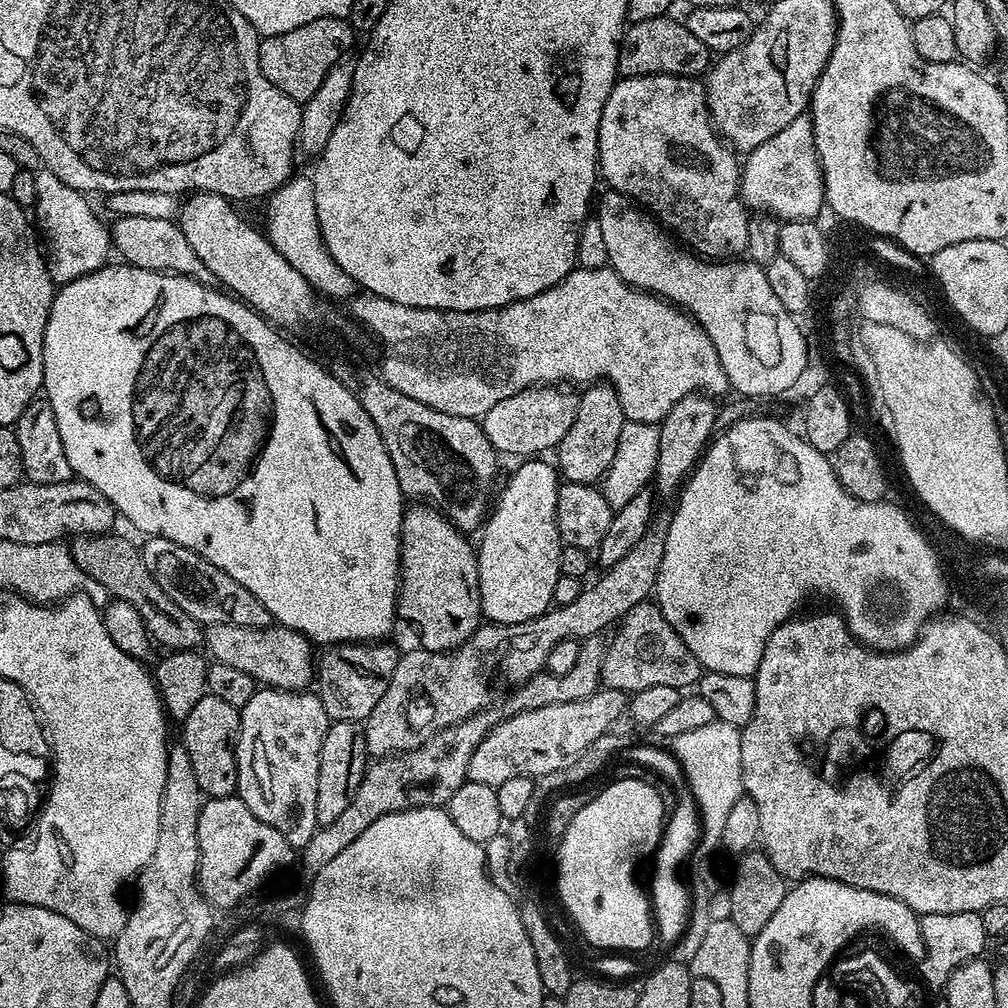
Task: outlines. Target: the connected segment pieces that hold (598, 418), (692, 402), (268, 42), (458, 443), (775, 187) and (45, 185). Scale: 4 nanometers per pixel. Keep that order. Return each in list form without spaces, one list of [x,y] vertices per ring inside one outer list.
[[[607,382],[589,384],[579,393],[578,414],[566,438],[554,449],[555,463],[558,472],[569,484],[599,485],[614,462],[614,454],[618,454],[618,438],[625,426],[622,402],[618,402],[618,394]]]
[[[693,394],[666,414],[658,427],[658,462],[654,477],[654,488],[657,493],[664,496],[675,497],[683,489],[687,479],[692,474],[693,468],[700,462],[714,433],[717,431],[716,414],[718,404],[713,397],[707,394]]]
[[[331,16],[314,18],[314,22],[306,22],[306,26],[298,26],[298,30],[286,30],[286,34],[263,37],[258,46],[262,74],[291,100],[309,100],[314,90],[322,86],[322,78],[347,57],[344,55],[352,48],[352,36],[354,29],[347,19]]]
[[[372,374],[372,376],[365,378],[364,389],[359,389],[358,395],[362,402],[362,410],[366,410],[366,414],[370,414],[370,422],[374,422],[374,426],[378,430],[378,434],[382,438],[386,450],[390,454],[390,462],[394,462],[394,470],[398,474],[400,489],[404,492],[405,497],[412,499],[413,496],[413,498],[416,499],[413,501],[423,502],[425,505],[435,508],[436,511],[441,512],[445,518],[451,520],[453,526],[459,528],[461,532],[472,534],[472,531],[474,531],[473,533],[475,533],[477,529],[485,523],[486,517],[490,512],[490,500],[488,504],[488,487],[496,480],[496,459],[498,459],[496,447],[492,445],[490,438],[486,438],[481,421],[470,416],[446,414],[442,410],[434,410],[422,402],[414,402],[414,398],[406,398],[406,394],[398,394],[398,390],[394,390],[389,384],[384,383],[379,375],[376,374]]]
[[[807,115],[794,118],[790,126],[782,126],[774,138],[766,138],[762,146],[753,148],[742,160],[742,175],[740,178],[740,198],[749,209],[760,214],[786,220],[816,220],[820,211],[825,211],[824,175],[820,169],[820,159],[814,146],[814,130],[812,121]]]
[[[47,170],[36,172],[36,185],[38,194],[34,205],[34,220],[46,245],[48,273],[53,285],[69,284],[109,263],[110,228],[107,223],[100,222],[99,214],[88,205],[89,197],[66,186],[66,182]]]

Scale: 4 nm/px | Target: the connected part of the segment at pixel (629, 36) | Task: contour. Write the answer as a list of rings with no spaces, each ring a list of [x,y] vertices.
[[[659,16],[629,25],[621,40],[618,74],[622,78],[640,76],[701,77],[711,65],[712,53],[684,24],[672,16]]]

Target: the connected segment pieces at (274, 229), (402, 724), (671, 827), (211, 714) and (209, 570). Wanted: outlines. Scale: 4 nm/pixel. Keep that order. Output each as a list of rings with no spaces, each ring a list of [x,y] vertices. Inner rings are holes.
[[[293,175],[287,184],[267,197],[266,204],[268,204],[268,209],[264,212],[265,225],[263,224],[263,227],[266,229],[267,238],[276,247],[278,254],[282,254],[282,258],[286,258],[286,262],[290,262],[290,266],[294,266],[294,270],[298,270],[298,274],[302,274],[302,278],[306,278],[321,297],[334,296],[338,300],[344,298],[346,300],[357,295],[358,285],[354,282],[354,278],[350,278],[346,274],[346,270],[342,270],[342,266],[338,266],[338,262],[334,262],[330,250],[326,250],[324,245],[318,222],[318,210],[314,206],[314,186],[311,175]]]
[[[671,509],[657,511],[653,515],[646,534],[642,534],[634,550],[630,550],[630,554],[626,554],[622,562],[601,571],[599,573],[601,576],[589,588],[588,585],[581,587],[578,598],[574,598],[574,602],[553,607],[538,618],[526,622],[481,623],[466,643],[450,652],[431,652],[419,646],[413,647],[413,652],[405,651],[401,655],[398,666],[394,666],[394,678],[390,678],[390,686],[386,686],[386,694],[382,694],[378,706],[374,706],[374,710],[370,710],[368,719],[363,721],[362,727],[369,757],[379,758],[421,748],[437,732],[470,718],[476,712],[483,712],[485,708],[495,705],[497,701],[507,696],[514,686],[522,685],[530,678],[537,676],[539,672],[545,671],[546,658],[550,658],[550,650],[558,646],[560,640],[584,642],[589,636],[600,636],[603,628],[611,629],[619,625],[625,614],[634,610],[634,606],[645,603],[653,595],[658,570],[662,566],[662,554],[666,550],[666,534],[670,530],[672,513]]]
[[[687,787],[684,792],[675,796],[675,806],[670,810],[665,821],[663,837],[654,853],[654,872],[648,890],[657,937],[673,945],[688,928],[689,909],[691,907],[690,890],[687,883],[682,880],[680,868],[682,862],[696,850],[700,842],[700,811],[693,798],[692,789]]]
[[[205,695],[190,711],[190,716],[182,724],[184,737],[182,743],[186,754],[190,754],[190,763],[194,765],[194,775],[198,777],[198,786],[208,798],[226,798],[236,792],[238,766],[236,765],[236,736],[240,733],[240,709],[222,702],[222,698]]]
[[[149,536],[143,542],[146,570],[154,574],[154,582],[158,582],[158,586],[166,590],[168,597],[178,602],[178,606],[182,606],[182,610],[186,610],[186,614],[190,614],[190,618],[197,620],[201,626],[233,624],[243,628],[273,627],[270,610],[266,610],[266,606],[262,606],[262,602],[258,602],[258,598],[254,598],[254,594],[250,594],[246,586],[234,582],[234,578],[230,578],[226,570],[206,562],[206,558],[202,558],[194,550],[178,542],[170,542],[170,538]]]

